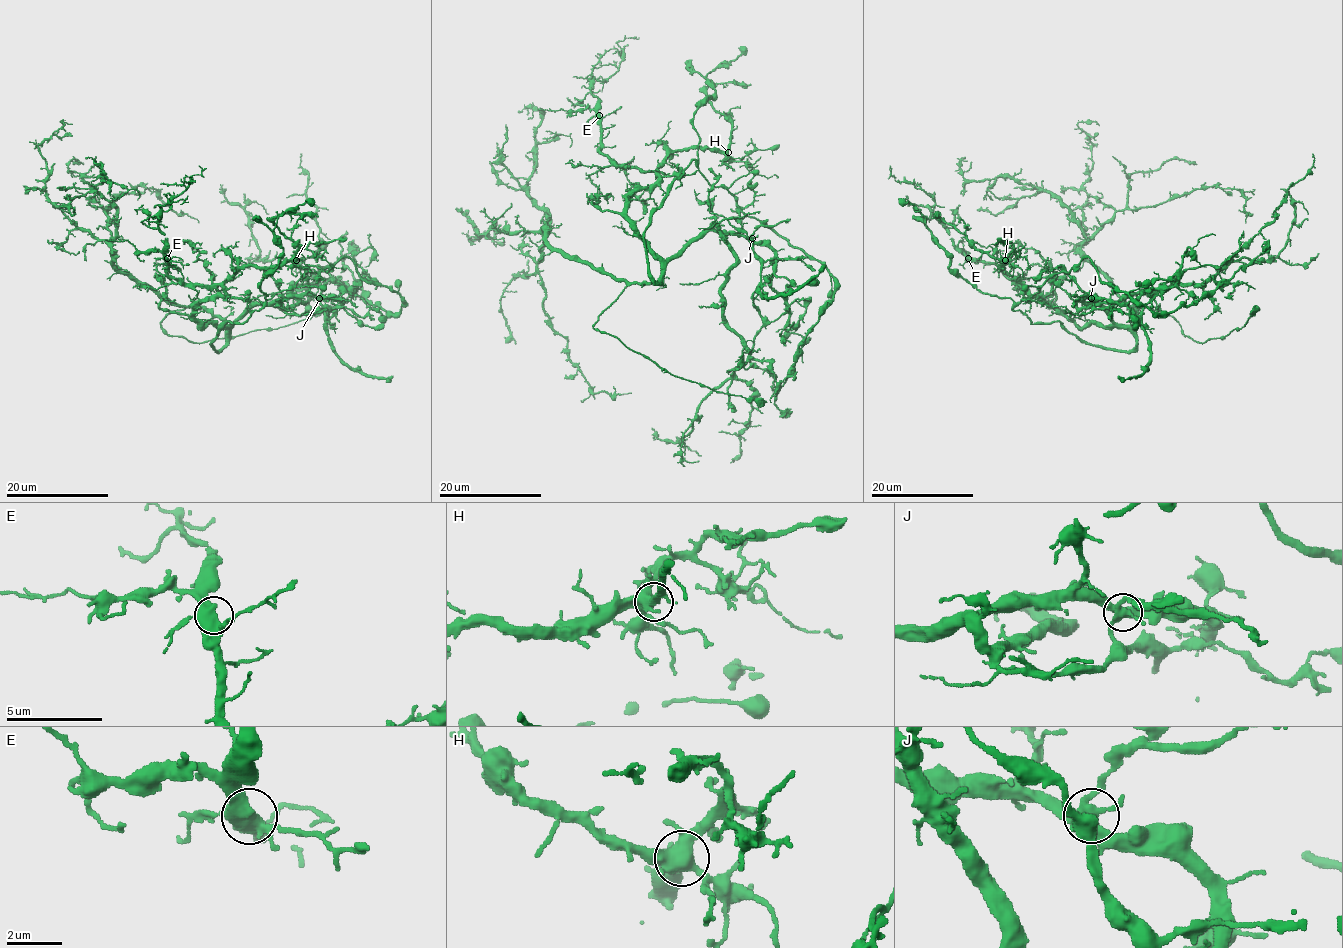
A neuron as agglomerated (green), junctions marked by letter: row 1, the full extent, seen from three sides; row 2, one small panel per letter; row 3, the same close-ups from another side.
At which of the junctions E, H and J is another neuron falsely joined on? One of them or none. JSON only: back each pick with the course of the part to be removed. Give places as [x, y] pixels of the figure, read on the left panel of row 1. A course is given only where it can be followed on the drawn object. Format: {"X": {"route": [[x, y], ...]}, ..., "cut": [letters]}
{"cut": []}

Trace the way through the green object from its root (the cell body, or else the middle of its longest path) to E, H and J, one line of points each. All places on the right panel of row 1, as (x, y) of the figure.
E: (1114, 321), (1103, 326), (1093, 324), (1076, 326), (1023, 285), (1016, 285), (996, 265), (968, 258)
H: (1114, 321), (1103, 326), (1093, 324), (1076, 326), (1039, 297), (1034, 297), (1002, 266), (1000, 267), (1005, 260)
J: (1114, 321), (1098, 304), (1087, 304), (1083, 301), (1087, 296), (1091, 298)

